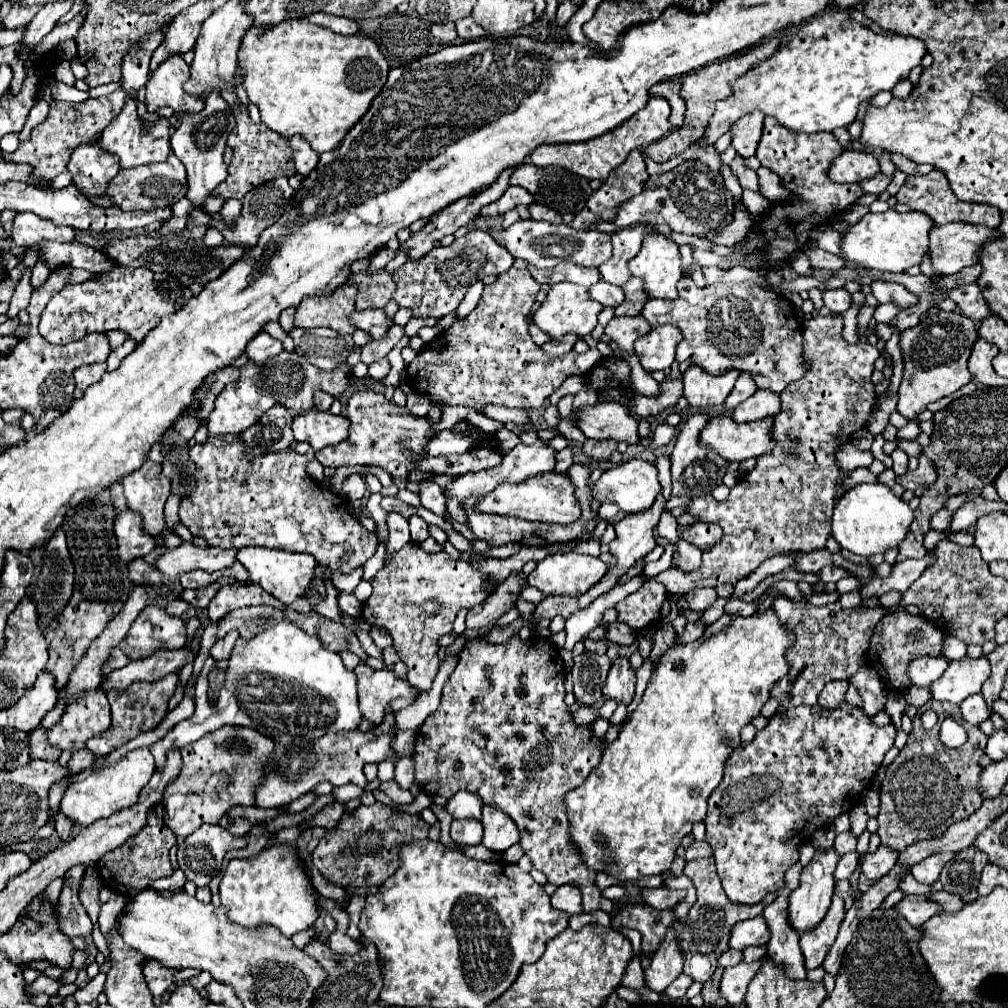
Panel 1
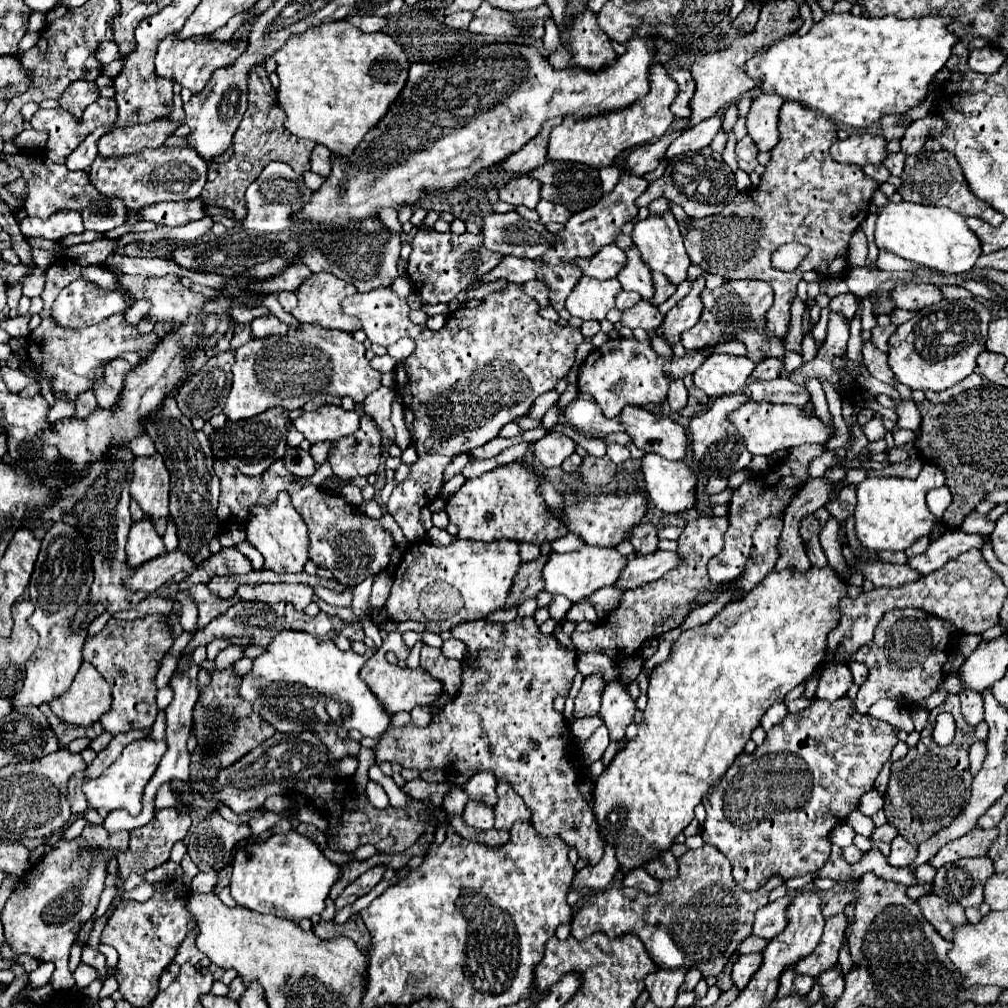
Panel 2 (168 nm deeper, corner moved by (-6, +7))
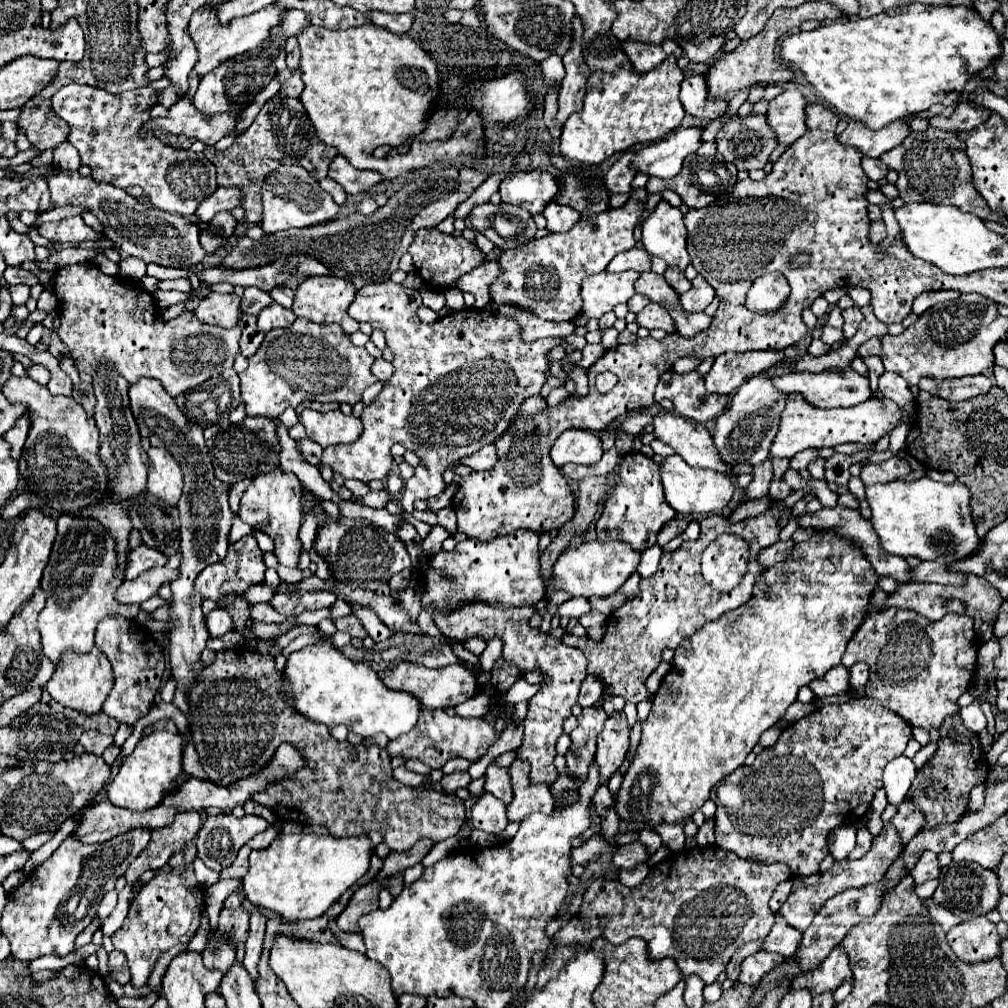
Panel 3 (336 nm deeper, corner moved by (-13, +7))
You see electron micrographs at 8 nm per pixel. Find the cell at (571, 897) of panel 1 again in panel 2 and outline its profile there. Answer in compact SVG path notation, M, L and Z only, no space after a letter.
M606 845L604 857L594 865L594 867L584 867L582 871L576 873L572 885L574 887L588 887L588 889L606 889L612 881L614 875L622 871L622 867L618 865L616 859L616 849L614 845Z

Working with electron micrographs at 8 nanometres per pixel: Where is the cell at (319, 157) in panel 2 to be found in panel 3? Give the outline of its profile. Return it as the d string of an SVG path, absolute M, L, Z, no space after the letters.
M337 155L329 163L329 177L339 181L349 195L359 195L369 191L373 185L381 181L381 175L377 171L363 171L355 169L343 155Z

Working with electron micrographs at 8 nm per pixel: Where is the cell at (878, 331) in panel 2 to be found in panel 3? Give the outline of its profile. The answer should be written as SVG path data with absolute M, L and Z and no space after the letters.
M871 337L867 343L863 343L857 351L859 357L865 357L865 355L879 355L881 353L881 339L879 337Z

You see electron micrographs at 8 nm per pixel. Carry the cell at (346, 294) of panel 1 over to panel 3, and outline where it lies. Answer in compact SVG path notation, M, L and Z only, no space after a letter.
M315 275L315 277L307 277L297 289L295 289L295 303L293 303L293 313L297 317L309 319L313 323L339 323L343 327L343 331L347 335L359 331L359 323L349 317L347 309L355 299L355 285L345 281L345 279L337 279L333 275Z

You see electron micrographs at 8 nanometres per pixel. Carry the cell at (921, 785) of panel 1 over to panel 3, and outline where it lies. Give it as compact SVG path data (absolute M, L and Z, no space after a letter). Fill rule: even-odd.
M959 713L947 717L939 727L939 733L941 733L941 739L937 741L937 753L931 757L931 761L923 769L917 771L917 777L913 779L913 785L905 797L925 815L925 825L923 825L925 829L931 829L941 823L959 821L967 813L969 791L973 789L973 785L985 781L989 771L987 757L985 757L985 751L981 749L977 733L971 733L969 729L963 727ZM951 725L957 729L957 733L961 733L955 743L947 739Z

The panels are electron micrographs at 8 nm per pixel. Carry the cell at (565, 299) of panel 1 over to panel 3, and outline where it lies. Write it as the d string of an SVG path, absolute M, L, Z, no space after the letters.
M623 271L623 273L597 273L597 275L591 275L583 281L581 285L581 297L583 297L583 315L587 317L593 317L593 319L599 319L603 313L607 311L613 311L615 305L619 303L627 303L633 295L635 295L635 281L637 281L639 273L637 271Z

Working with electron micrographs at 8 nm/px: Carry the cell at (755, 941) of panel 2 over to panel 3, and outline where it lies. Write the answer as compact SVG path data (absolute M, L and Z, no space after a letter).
M777 915L771 933L763 941L763 949L789 957L789 953L793 953L793 949L797 949L797 945L801 943L801 937L803 935L797 929L789 929L789 925L785 925L785 921L781 921L781 917Z

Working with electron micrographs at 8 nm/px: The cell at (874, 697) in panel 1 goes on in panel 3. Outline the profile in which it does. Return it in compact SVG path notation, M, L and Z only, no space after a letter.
M855 663L851 669L849 669L849 673L851 673L851 685L853 687L865 687L867 685L867 681L869 681L869 667L865 665L865 663Z

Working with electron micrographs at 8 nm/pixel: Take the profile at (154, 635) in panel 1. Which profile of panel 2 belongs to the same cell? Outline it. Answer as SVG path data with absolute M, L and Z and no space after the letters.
M148 615L136 621L110 619L106 627L88 637L84 643L84 661L92 663L112 689L110 713L102 715L104 731L118 735L134 729L148 729L158 715L154 677L162 663L162 653L172 647L170 627L160 621L160 615Z

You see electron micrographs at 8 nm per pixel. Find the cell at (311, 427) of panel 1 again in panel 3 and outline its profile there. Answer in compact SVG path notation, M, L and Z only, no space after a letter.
M305 409L299 415L299 419L301 419L303 427L307 429L309 439L319 443L321 447L329 447L329 445L337 445L337 443L351 443L363 431L363 425L357 417L343 415L339 409L329 411L329 413Z

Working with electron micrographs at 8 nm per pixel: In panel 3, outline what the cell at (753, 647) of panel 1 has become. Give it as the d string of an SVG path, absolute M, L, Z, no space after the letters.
M817 531L807 541L797 543L787 561L777 563L775 567L769 567L763 575L765 575L765 581L763 579L757 581L755 595L745 605L725 613L717 621L711 621L711 623L703 625L703 629L699 629L691 639L687 639L681 647L675 649L671 671L663 677L663 681L661 681L661 685L659 685L659 689L657 689L657 693L653 697L651 713L643 721L643 735L641 735L639 747L635 751L635 757L631 759L629 771L623 777L619 793L613 795L615 797L613 809L617 811L617 817L621 821L625 821L629 825L645 823L645 827L651 829L651 831L655 831L655 827L661 825L661 823L677 823L677 825L683 827L685 821L709 799L709 793L717 785L717 781L721 781L723 777L733 773L733 769L741 767L745 763L745 757L757 745L761 733L767 731L769 727L773 727L785 715L787 707L797 699L797 691L803 685L809 685L813 679L821 677L831 667L841 663L845 647L847 647L849 639L853 637L853 633L857 631L857 627L861 625L861 621L865 617L865 607L869 605L869 597L871 597L871 593L873 593L875 585L877 585L877 575L875 575L873 567L869 565L869 561L863 557L863 553L857 547L853 547L849 541L845 541L843 537L837 537L837 535L829 533L829 531Z

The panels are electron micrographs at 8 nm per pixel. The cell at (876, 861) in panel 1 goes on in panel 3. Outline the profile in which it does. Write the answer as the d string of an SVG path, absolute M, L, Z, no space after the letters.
M923 851L921 857L917 859L917 863L909 869L909 875L915 879L915 883L925 883L929 879L937 879L939 877L937 855L931 851Z

